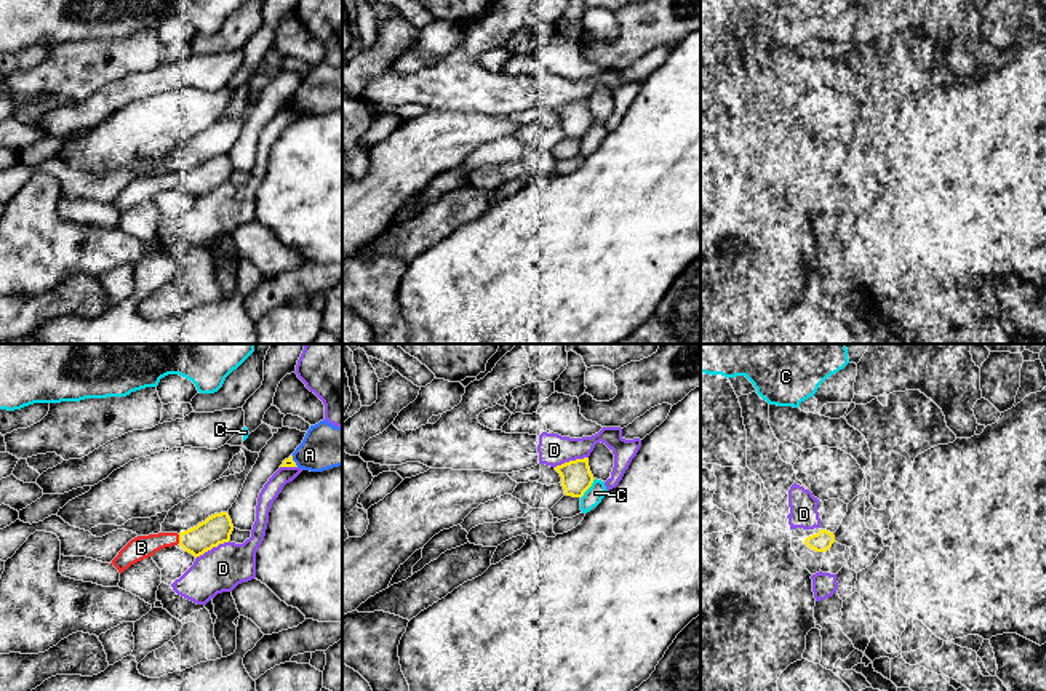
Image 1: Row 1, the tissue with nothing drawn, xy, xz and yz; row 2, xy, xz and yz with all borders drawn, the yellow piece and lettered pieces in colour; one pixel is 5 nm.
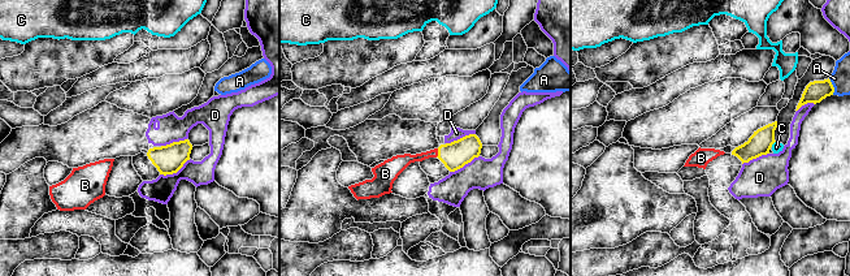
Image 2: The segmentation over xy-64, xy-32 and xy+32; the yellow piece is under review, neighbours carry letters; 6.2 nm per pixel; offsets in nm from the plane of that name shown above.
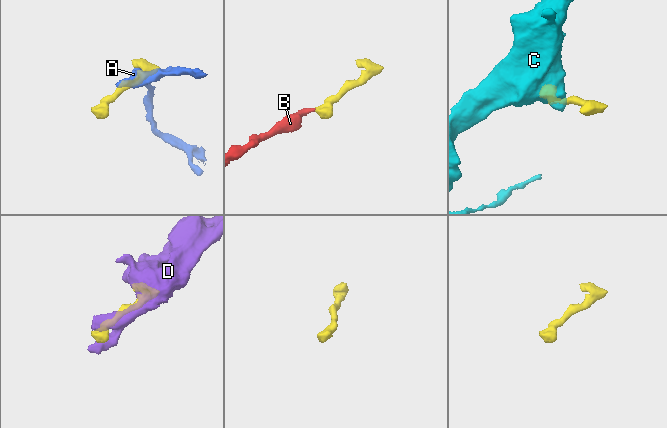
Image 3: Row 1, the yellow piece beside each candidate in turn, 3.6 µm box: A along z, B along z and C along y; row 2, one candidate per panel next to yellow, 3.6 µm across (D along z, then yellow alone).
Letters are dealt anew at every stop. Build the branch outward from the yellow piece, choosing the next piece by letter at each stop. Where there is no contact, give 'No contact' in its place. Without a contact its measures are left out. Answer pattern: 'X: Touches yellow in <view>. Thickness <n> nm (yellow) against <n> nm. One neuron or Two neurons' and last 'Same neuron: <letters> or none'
A: Touches yellow in xy. Thickness 50 nm (yellow) against 220 nm. Two neurons
B: Touches yellow in xy. Thickness 150 nm (yellow) against 120 nm. One neuron
C: Touches yellow in xz. Thickness 160 nm (yellow) against 90 nm. Two neurons
D: Touches yellow in xy. Thickness 150 nm (yellow) against 220 nm. Two neurons
Same neuron: B

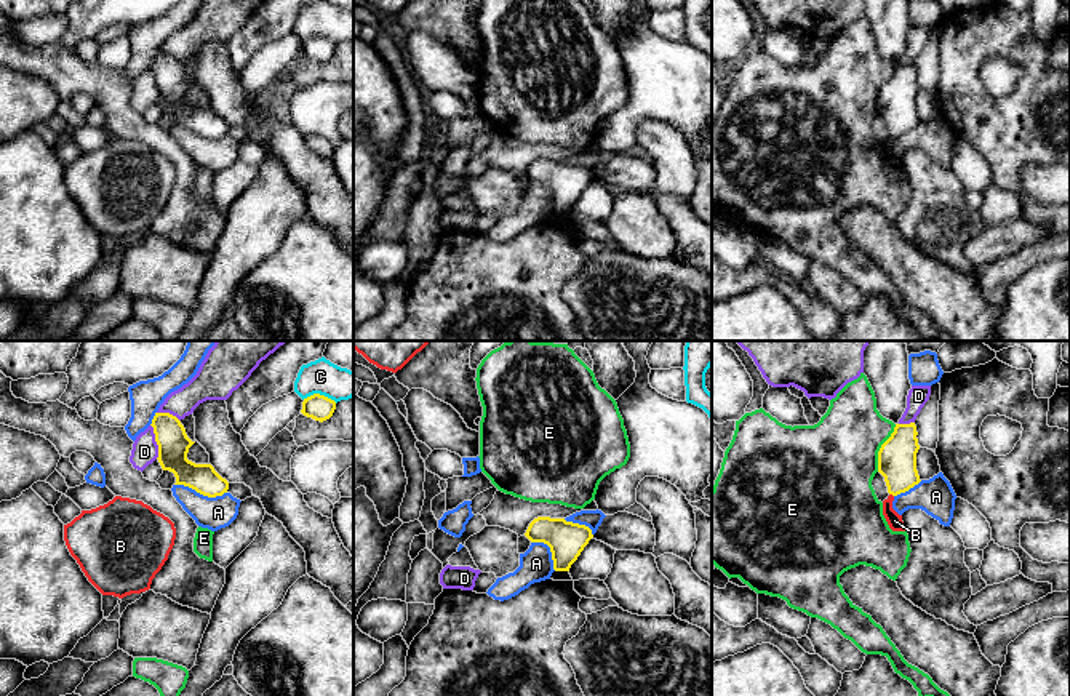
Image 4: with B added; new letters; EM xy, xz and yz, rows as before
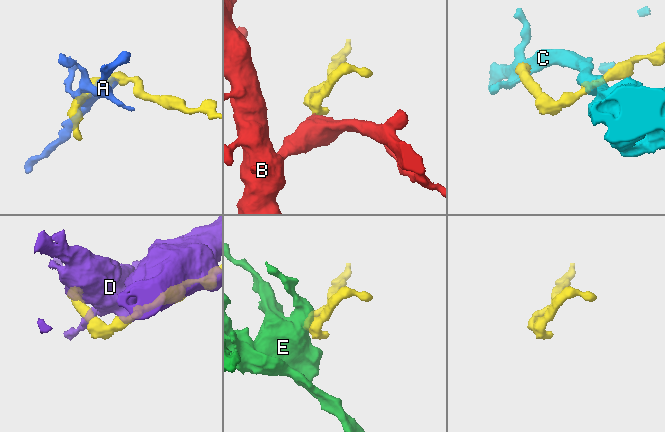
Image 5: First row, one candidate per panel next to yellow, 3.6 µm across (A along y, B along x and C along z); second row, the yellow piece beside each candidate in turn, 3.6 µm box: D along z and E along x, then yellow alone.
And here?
A: Touches yellow in xy. Thickness 150 nm (yellow) against 160 nm. Two neurons
B: Touches yellow in yz. Thickness 190 nm (yellow) against 80 nm. One neuron
C: Touches yellow in xy. Thickness 130 nm (yellow) against 170 nm. Two neurons
D: Touches yellow in xy. Thickness 160 nm (yellow) against 130 nm. Two neurons
E: Touches yellow in yz. Thickness 190 nm (yellow) against 420 nm. Two neurons
Same neuron: B

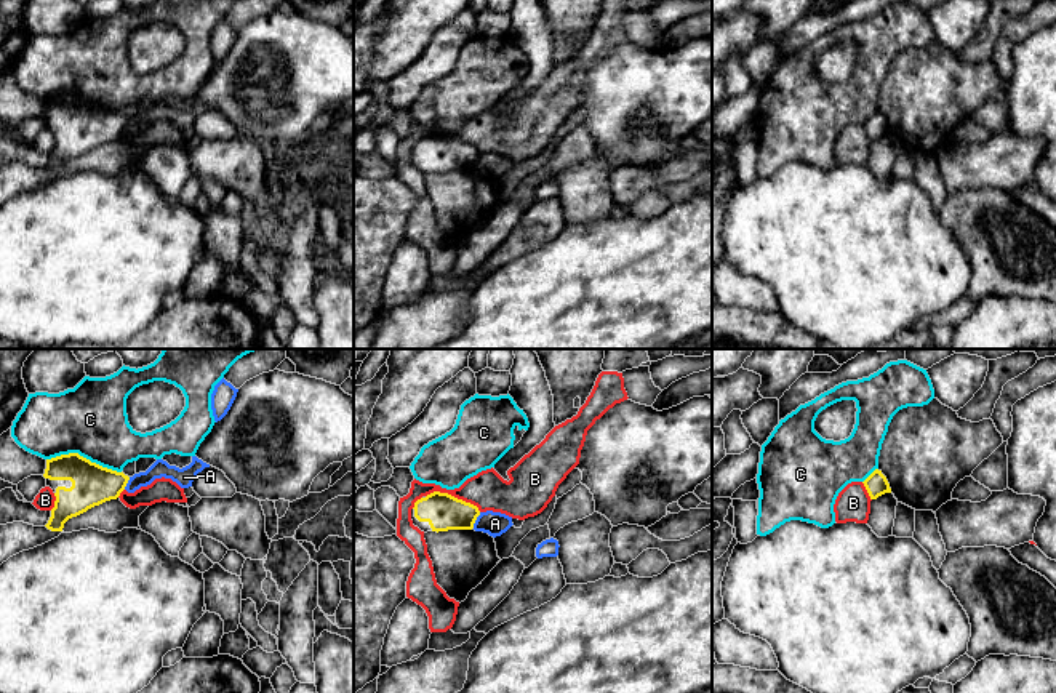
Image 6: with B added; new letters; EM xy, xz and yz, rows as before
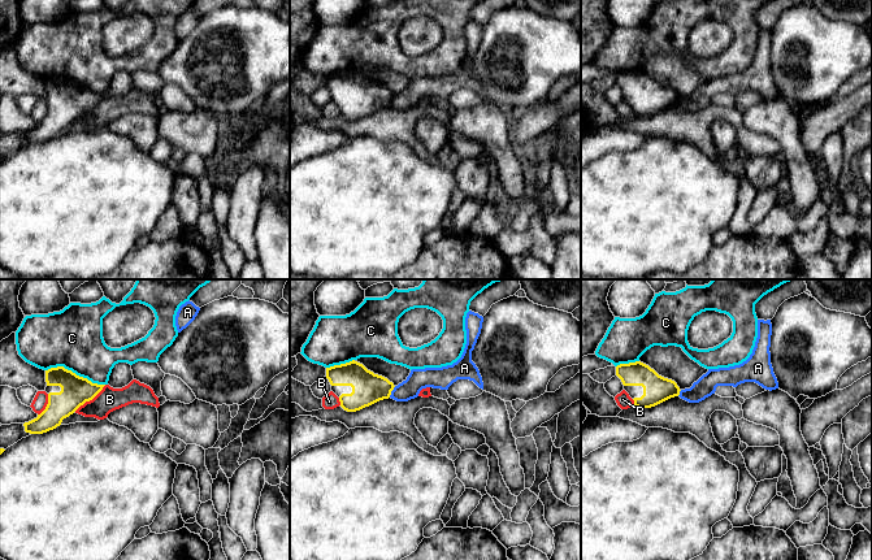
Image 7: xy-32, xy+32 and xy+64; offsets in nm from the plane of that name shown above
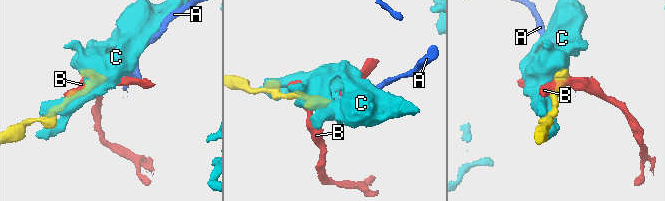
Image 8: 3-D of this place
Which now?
A: Touches yellow in xz. Thickness 180 nm (yellow) against 120 nm. Two neurons
B: Touches yellow in xz. Thickness 180 nm (yellow) against 200 nm. Two neurons
C: Touches yellow in xy. Thickness 200 nm (yellow) against 360 nm. Two neurons
Same neuron: none

